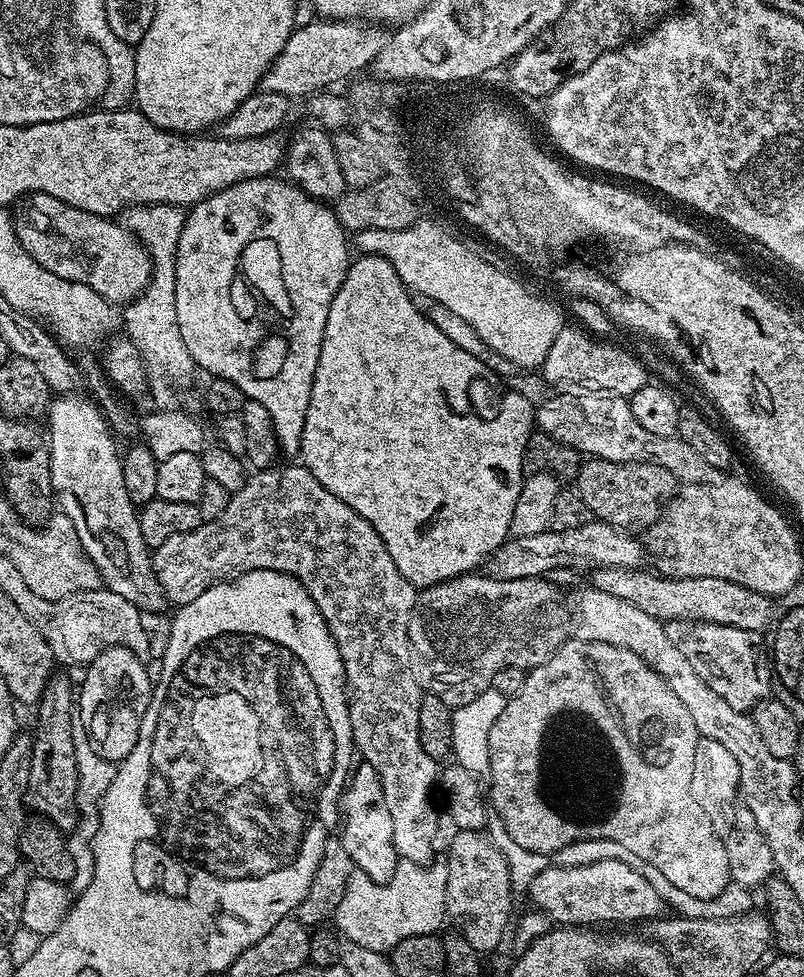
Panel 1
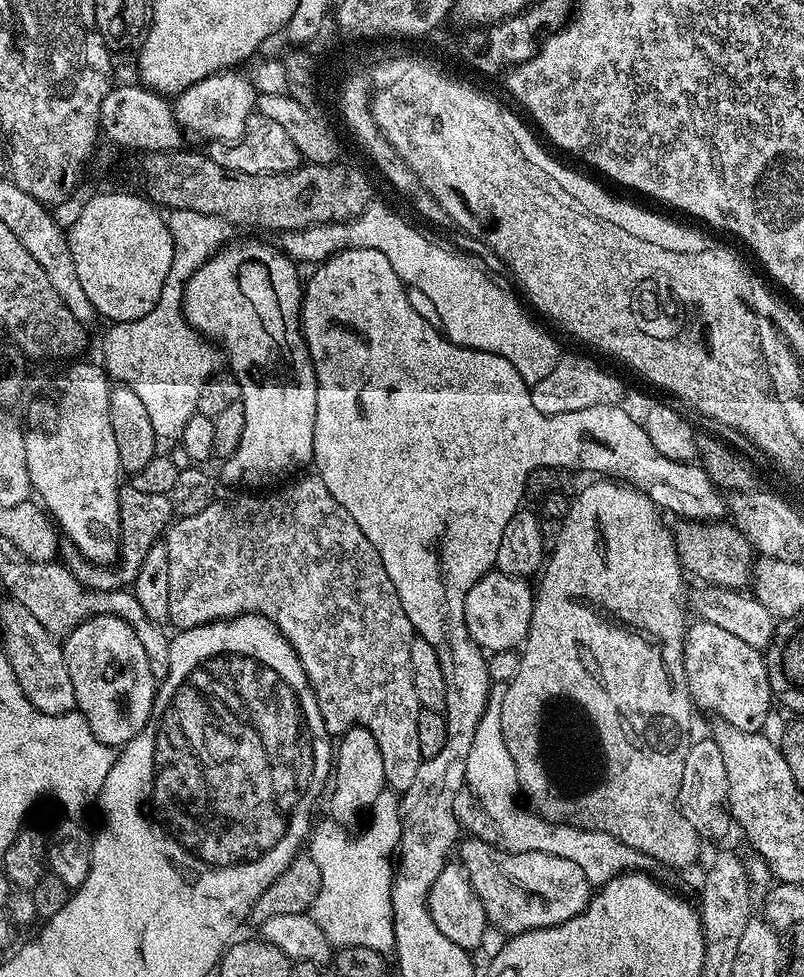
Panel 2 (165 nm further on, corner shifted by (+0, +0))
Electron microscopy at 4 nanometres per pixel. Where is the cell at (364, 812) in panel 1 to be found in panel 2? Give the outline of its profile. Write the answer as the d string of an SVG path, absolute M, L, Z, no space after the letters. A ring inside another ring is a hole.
M359 726L349 728L339 740L334 748L334 775L330 780L331 819L341 826L349 826L363 808L364 811L371 809L372 803L386 791L386 770L382 766L382 750L378 750L378 742L370 730Z

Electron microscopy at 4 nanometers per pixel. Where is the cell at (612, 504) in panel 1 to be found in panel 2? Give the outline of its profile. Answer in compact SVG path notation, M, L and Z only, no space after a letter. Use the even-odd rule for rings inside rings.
M680 522L674 528L676 552L680 555L681 565L689 577L697 576L697 581L705 584L717 584L723 588L744 590L754 580L754 551L751 543L731 522Z

